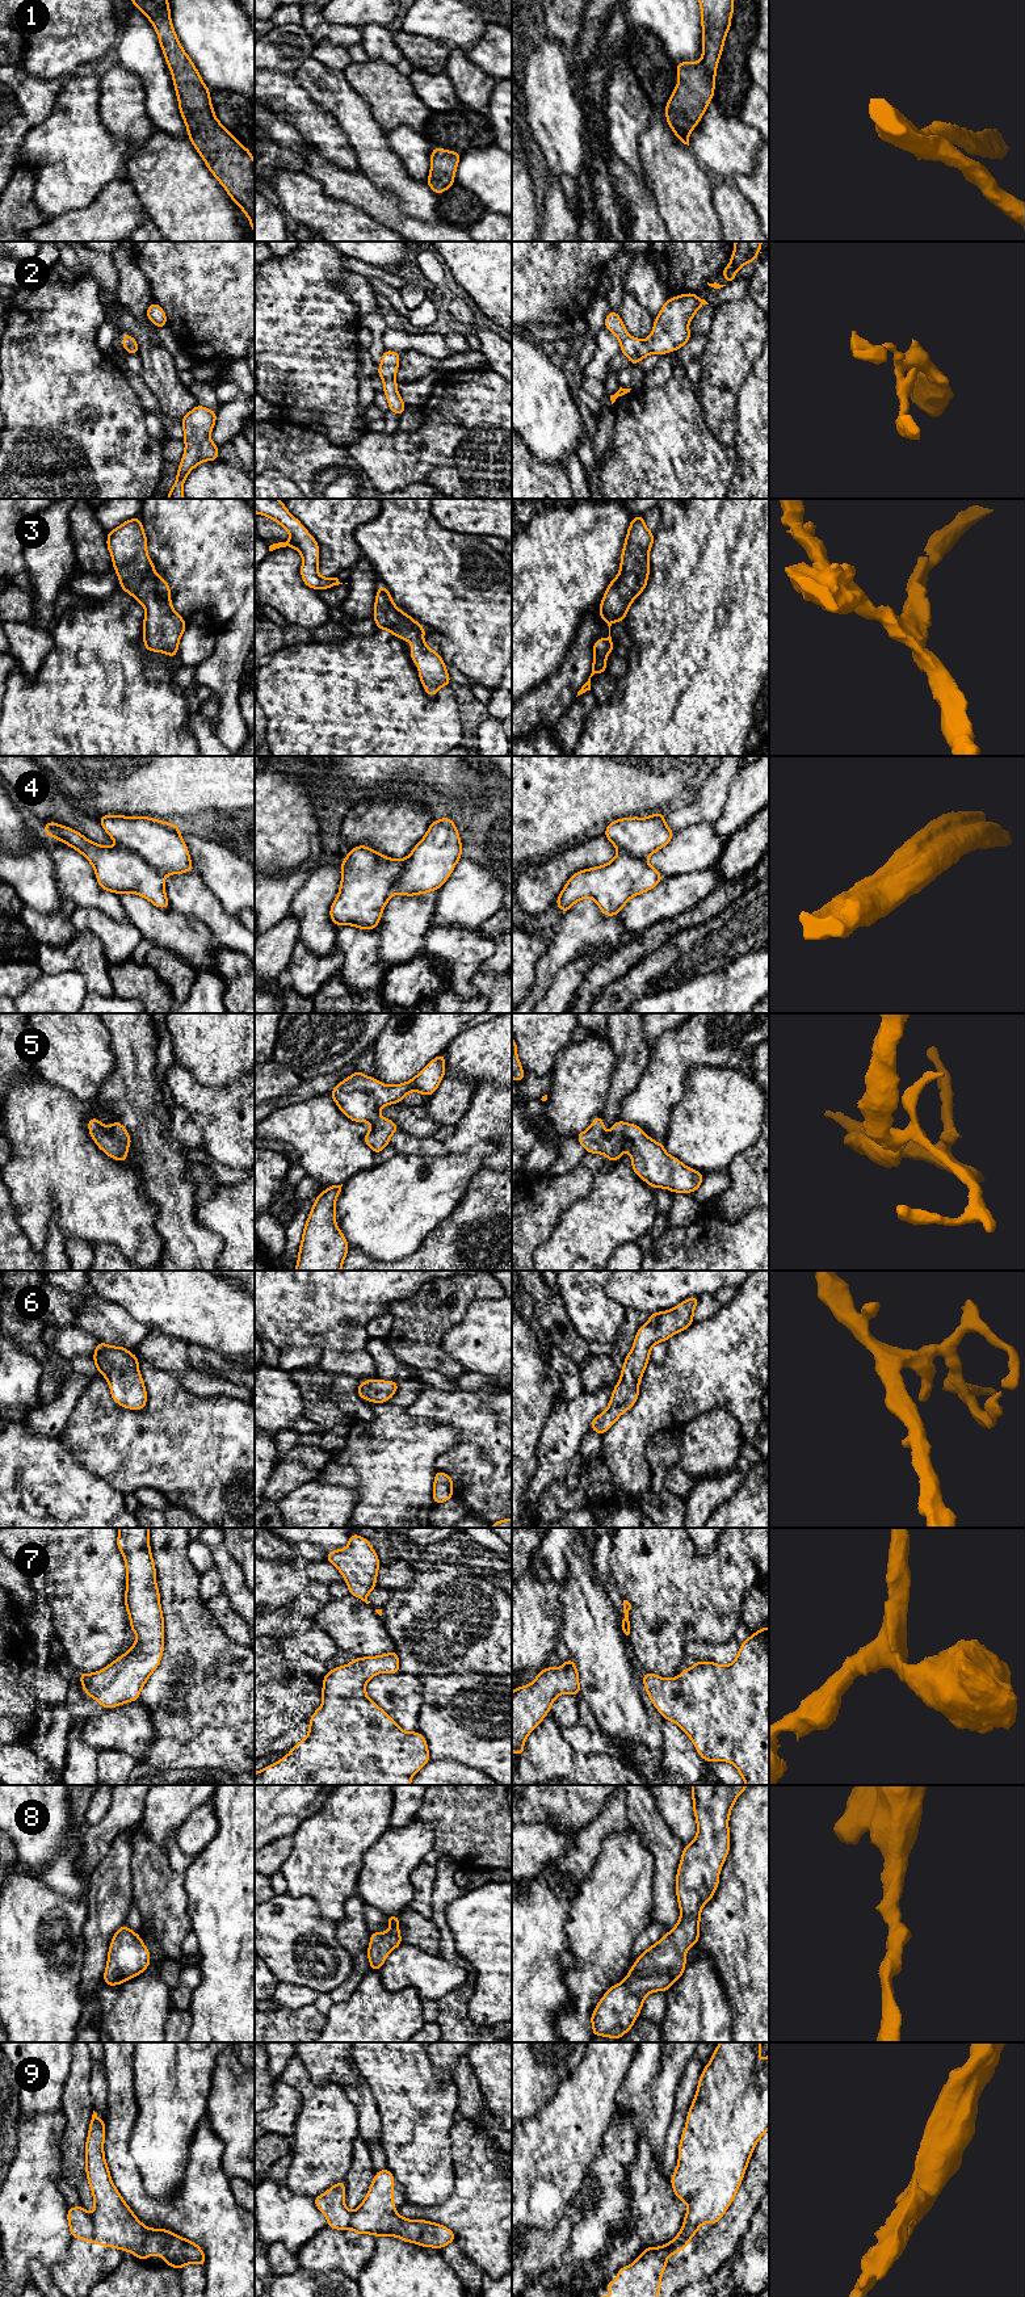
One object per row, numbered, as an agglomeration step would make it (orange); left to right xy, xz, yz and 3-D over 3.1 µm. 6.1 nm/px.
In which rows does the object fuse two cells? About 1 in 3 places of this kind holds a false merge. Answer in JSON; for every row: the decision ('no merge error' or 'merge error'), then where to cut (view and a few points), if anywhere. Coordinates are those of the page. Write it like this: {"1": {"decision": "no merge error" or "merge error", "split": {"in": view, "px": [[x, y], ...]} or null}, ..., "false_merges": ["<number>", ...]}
{"1": {"decision": "no merge error", "split": null}, "2": {"decision": "no merge error", "split": null}, "3": {"decision": "no merge error", "split": null}, "4": {"decision": "merge error", "split": {"in": "xy", "px": [[118, 844], [138, 853], [162, 876]]}}, "5": {"decision": "no merge error", "split": null}, "6": {"decision": "no merge error", "split": null}, "7": {"decision": "no merge error", "split": null}, "8": {"decision": "no merge error", "split": null}, "9": {"decision": "merge error", "split": {"in": "xy", "px": [[89, 2214], [93, 2222], [93, 2234], [99, 2243]]}}, "false_merges": ["4", "9"]}

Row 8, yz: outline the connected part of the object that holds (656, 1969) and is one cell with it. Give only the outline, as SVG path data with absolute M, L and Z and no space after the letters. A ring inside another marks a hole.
M692 1785L696 1839L684 1847L676 1876L680 1906L677 1924L639 1954L626 1978L597 2003L591 2023L593 2038L619 2040L633 2028L646 1996L667 1991L682 1975L685 1954L700 1937L701 1908L713 1898L730 1851L728 1818L739 1794L749 1785Z

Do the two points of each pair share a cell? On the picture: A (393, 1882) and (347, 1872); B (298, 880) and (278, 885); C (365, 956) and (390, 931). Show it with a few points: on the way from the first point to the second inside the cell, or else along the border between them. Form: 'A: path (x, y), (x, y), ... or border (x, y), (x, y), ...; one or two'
A: border (370, 1847), (362, 1857), (356, 1894); two
B: path (293, 881), (284, 885); one
C: border (376, 928), (379, 962), (386, 970); two

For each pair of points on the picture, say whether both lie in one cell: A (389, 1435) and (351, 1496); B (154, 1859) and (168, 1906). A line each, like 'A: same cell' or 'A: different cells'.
A: different cells
B: same cell

